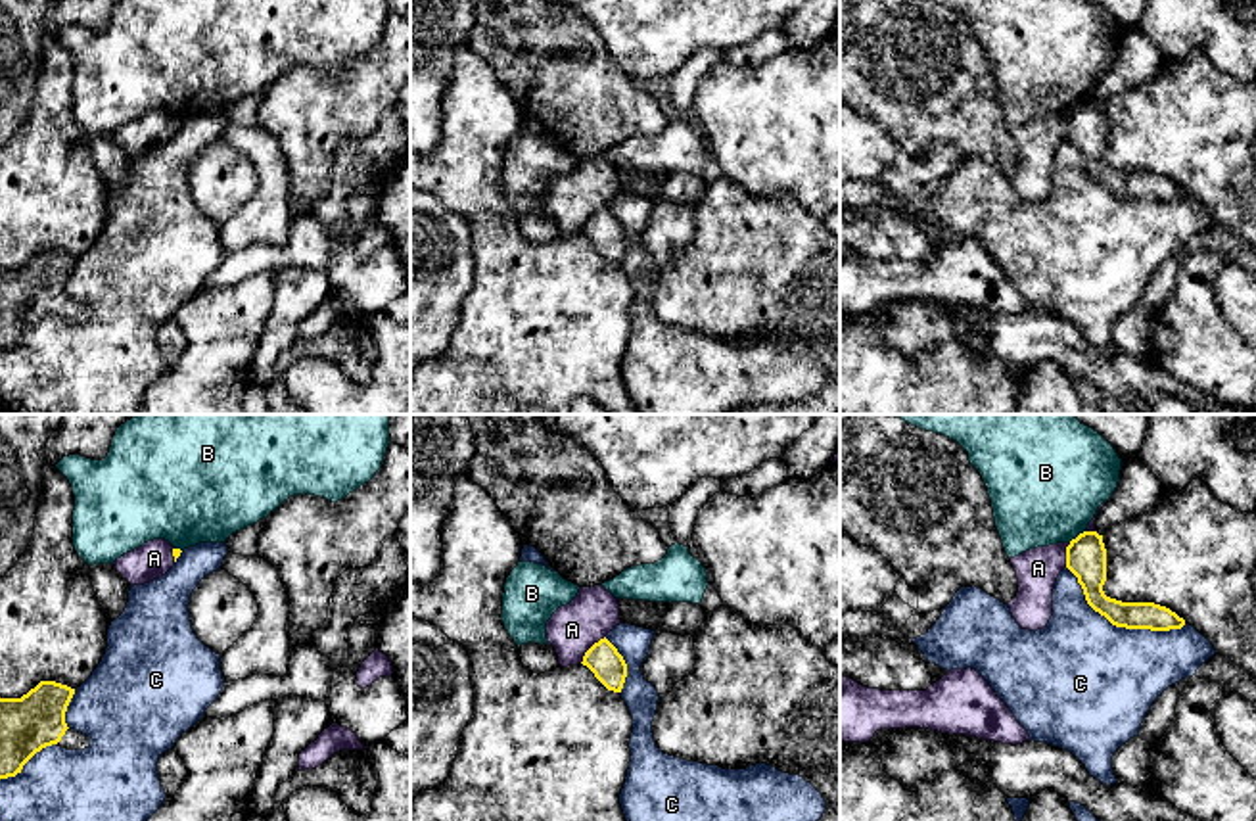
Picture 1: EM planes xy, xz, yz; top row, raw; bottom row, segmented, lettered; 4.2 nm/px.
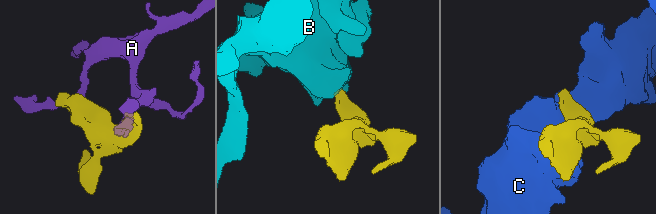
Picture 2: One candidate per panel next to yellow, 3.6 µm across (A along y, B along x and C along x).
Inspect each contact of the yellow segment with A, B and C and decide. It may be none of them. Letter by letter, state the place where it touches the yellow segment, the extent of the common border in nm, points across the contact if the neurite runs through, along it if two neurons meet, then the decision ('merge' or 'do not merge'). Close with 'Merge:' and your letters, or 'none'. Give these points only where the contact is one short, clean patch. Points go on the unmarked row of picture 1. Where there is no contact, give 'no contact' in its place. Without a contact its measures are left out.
A: contact xz (589, 219); length 160 nm; do not merge
B: contact yz (1078, 106); length 90 nm; border yz (1084, 100), (1069, 112); do not merge
C: contact yz (1118, 196); length 550 nm; do not merge
Merge: none

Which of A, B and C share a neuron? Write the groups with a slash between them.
A / B / C

